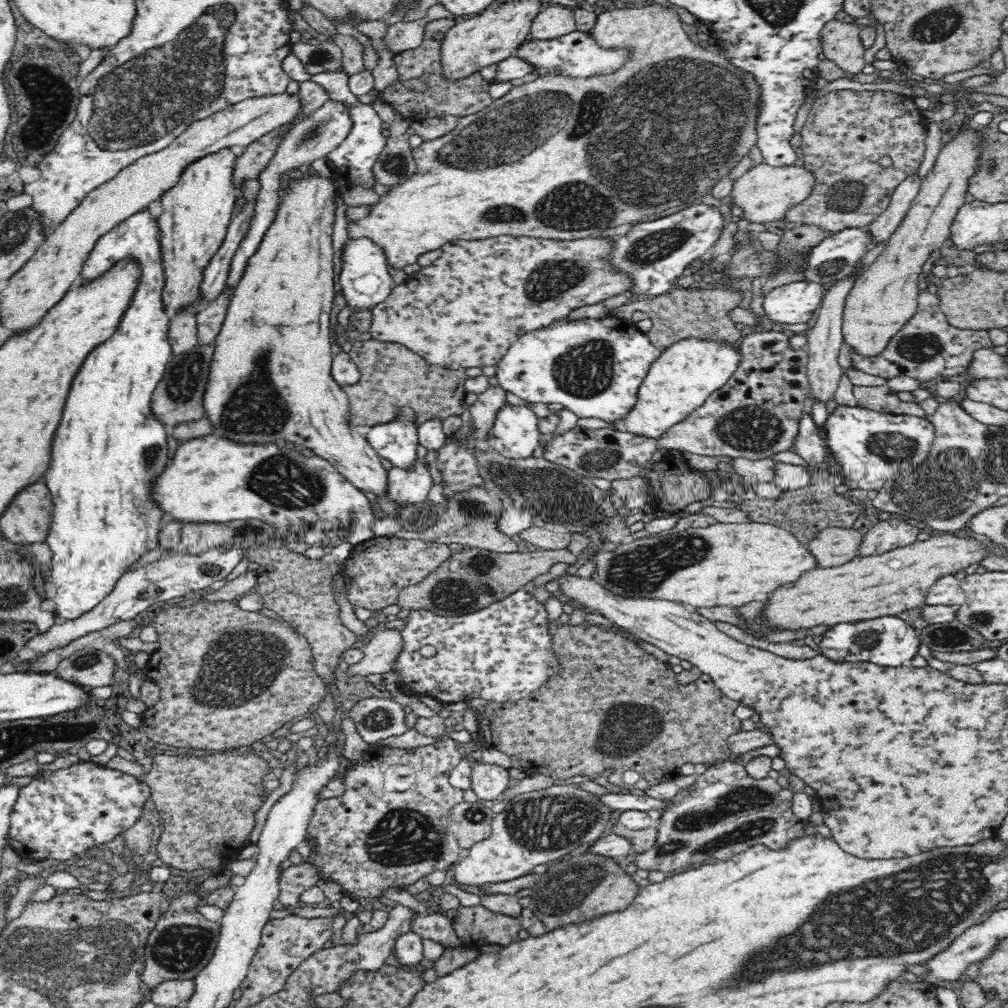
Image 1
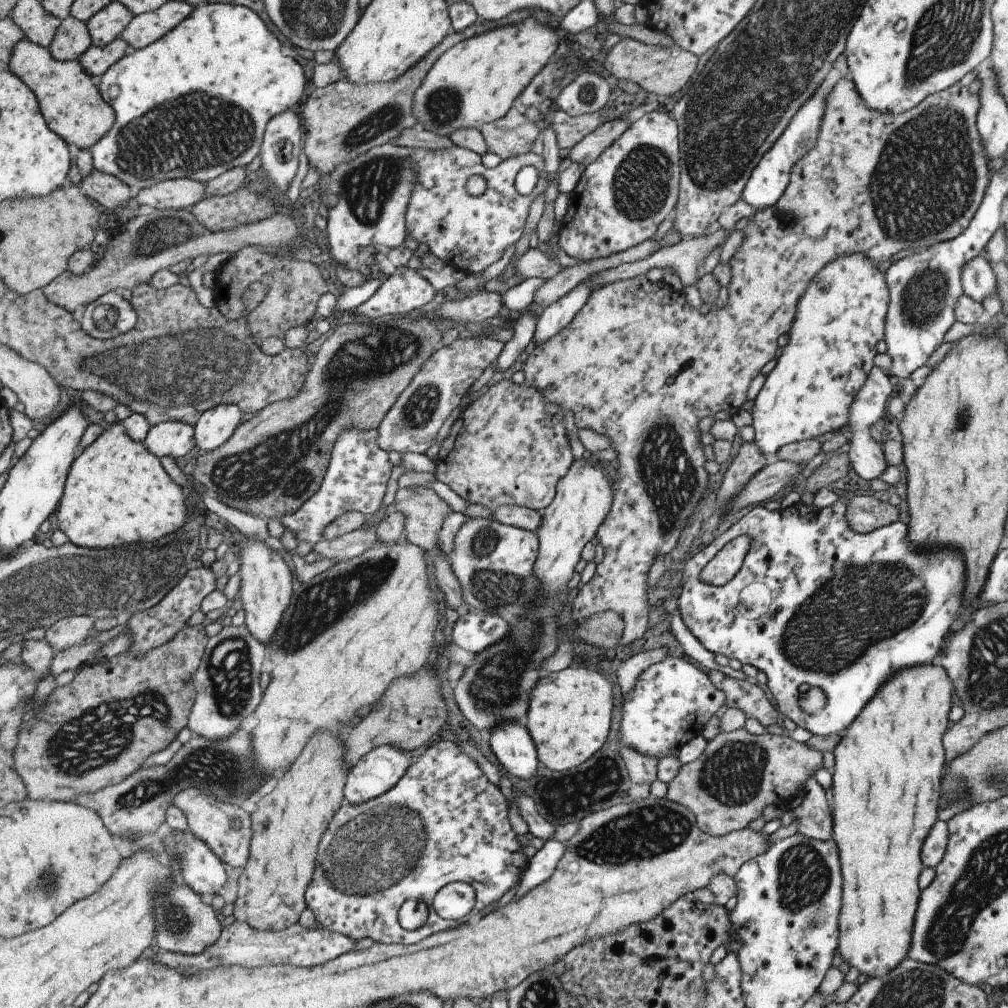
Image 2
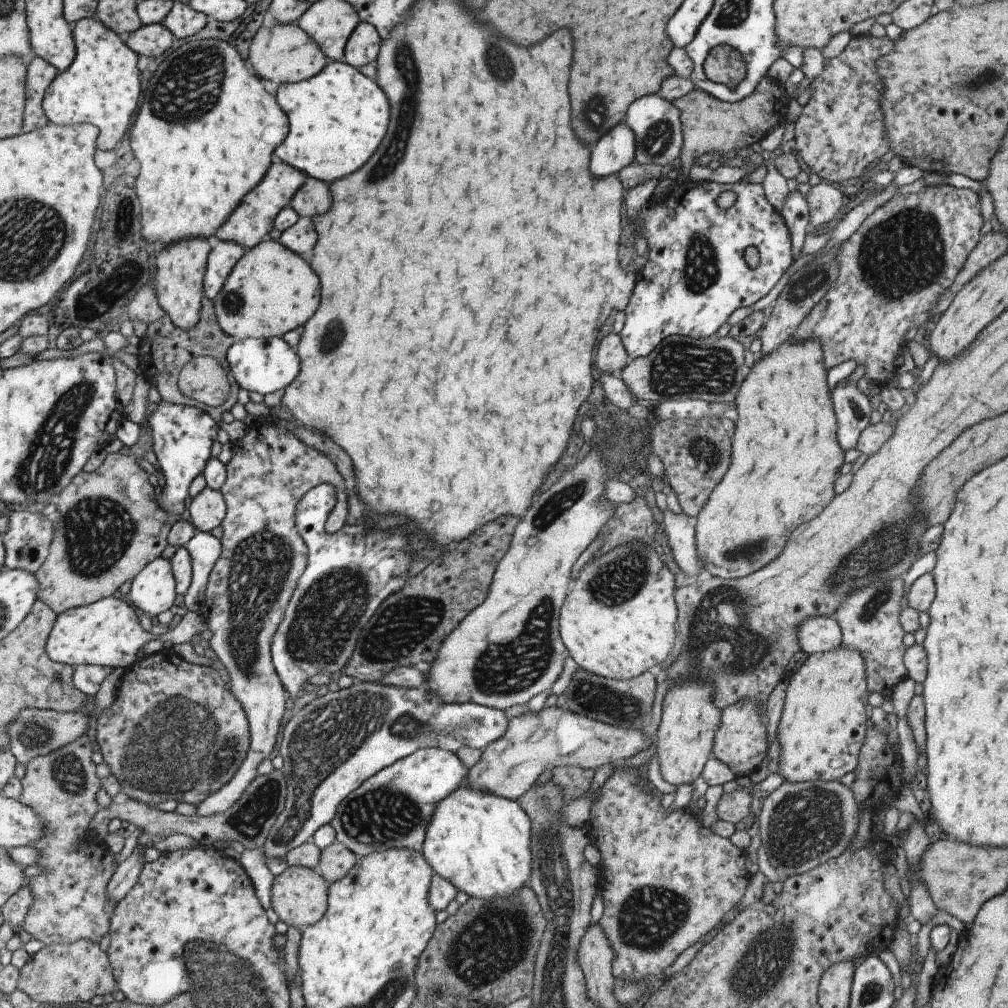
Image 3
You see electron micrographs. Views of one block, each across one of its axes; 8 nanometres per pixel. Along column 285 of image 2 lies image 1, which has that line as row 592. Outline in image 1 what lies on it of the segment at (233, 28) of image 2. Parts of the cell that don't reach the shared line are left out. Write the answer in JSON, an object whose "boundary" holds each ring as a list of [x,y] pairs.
{"boundary":[[[146,207],[145,209],[139,210],[137,213],[130,215],[128,218],[119,222],[114,228],[111,228],[106,234],[98,237],[97,243],[94,248],[90,251],[88,258],[84,261],[82,267],[82,274],[79,278],[80,284],[78,286],[88,286],[90,282],[98,280],[98,276],[104,276],[106,272],[110,272],[118,262],[125,260],[126,262],[133,262],[137,268],[139,268],[138,275],[138,286],[134,290],[132,298],[130,299],[129,305],[121,316],[114,334],[110,335],[110,338],[102,344],[98,344],[82,362],[78,374],[74,376],[74,382],[72,382],[72,388],[70,388],[70,394],[68,394],[68,400],[66,400],[66,406],[64,406],[64,412],[62,412],[62,420],[58,424],[58,430],[54,434],[54,442],[52,442],[52,456],[50,456],[50,470],[46,472],[44,476],[44,484],[51,494],[51,501],[53,507],[51,510],[51,525],[49,528],[49,535],[46,537],[50,548],[54,552],[53,560],[50,562],[53,569],[51,577],[56,585],[57,590],[53,598],[56,603],[55,612],[57,613],[58,620],[74,620],[82,614],[86,614],[90,610],[94,609],[97,604],[109,593],[112,592],[114,585],[120,575],[124,574],[130,566],[132,566],[135,560],[141,554],[144,554],[147,550],[150,550],[157,541],[157,534],[160,526],[162,526],[162,514],[148,502],[150,495],[148,494],[149,486],[148,480],[152,480],[156,474],[162,472],[162,466],[166,466],[168,462],[168,444],[166,443],[166,436],[168,428],[161,422],[158,422],[150,413],[150,402],[152,402],[152,396],[155,394],[158,382],[162,380],[166,364],[170,361],[173,356],[173,349],[169,342],[169,319],[170,316],[166,314],[164,310],[164,301],[162,301],[162,290],[165,285],[166,277],[164,276],[164,263],[162,260],[162,245],[160,245],[160,227],[156,217],[152,217],[152,211]]]}

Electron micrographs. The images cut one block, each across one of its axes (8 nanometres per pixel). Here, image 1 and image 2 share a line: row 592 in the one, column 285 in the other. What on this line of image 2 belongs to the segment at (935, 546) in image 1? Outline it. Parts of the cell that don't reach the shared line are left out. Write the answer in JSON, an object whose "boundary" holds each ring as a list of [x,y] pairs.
{"boundary":[[[319,730],[295,758],[293,766],[289,766],[289,770],[277,780],[275,788],[271,792],[266,788],[256,800],[255,811],[250,816],[252,835],[248,859],[237,880],[238,890],[232,911],[235,921],[258,931],[280,931],[297,924],[299,913],[306,908],[304,892],[312,879],[320,836],[344,800],[342,790],[348,770],[342,742],[343,737],[331,738],[327,732]]]}

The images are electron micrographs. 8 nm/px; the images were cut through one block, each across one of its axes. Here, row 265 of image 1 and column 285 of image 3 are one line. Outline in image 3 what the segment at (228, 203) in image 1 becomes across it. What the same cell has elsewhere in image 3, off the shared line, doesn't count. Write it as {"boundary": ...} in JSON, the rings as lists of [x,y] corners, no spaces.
{"boundary":[[[284,162],[271,163],[259,184],[241,198],[241,202],[237,204],[237,210],[233,210],[233,214],[227,218],[227,222],[223,222],[223,226],[219,226],[215,230],[214,236],[219,240],[237,243],[243,248],[253,248],[258,242],[261,242],[265,234],[271,232],[274,225],[273,218],[277,216],[277,212],[283,206],[290,204],[295,190],[305,182],[305,178],[306,174],[303,171]]]}

